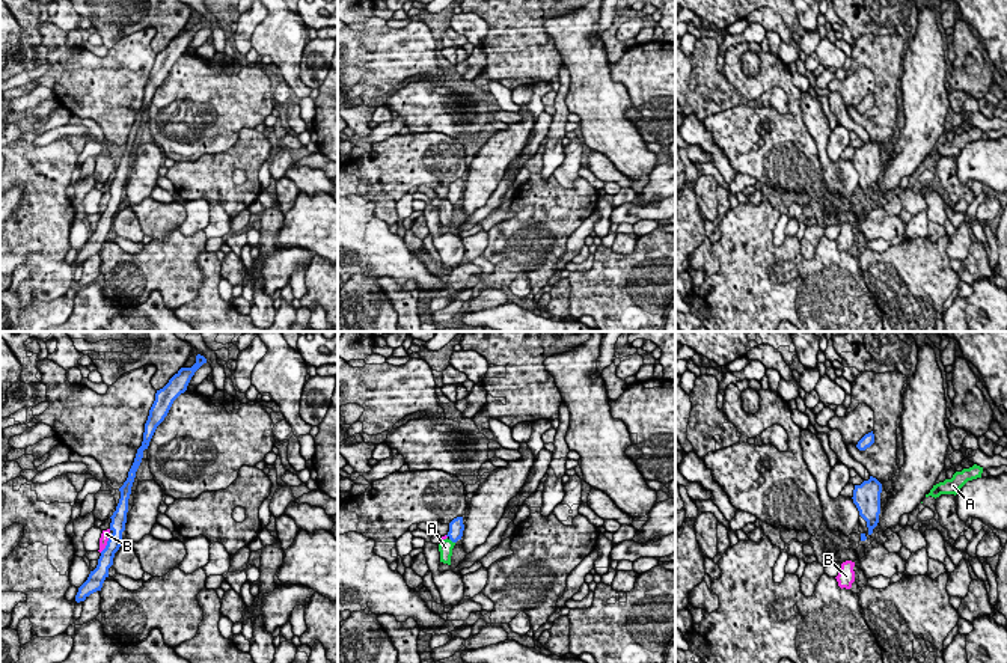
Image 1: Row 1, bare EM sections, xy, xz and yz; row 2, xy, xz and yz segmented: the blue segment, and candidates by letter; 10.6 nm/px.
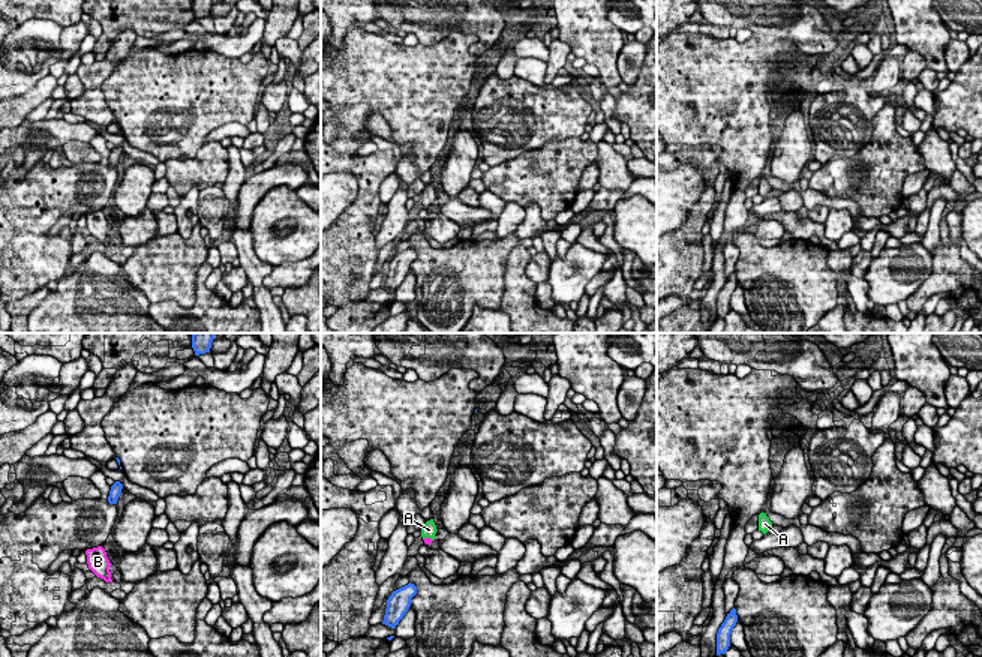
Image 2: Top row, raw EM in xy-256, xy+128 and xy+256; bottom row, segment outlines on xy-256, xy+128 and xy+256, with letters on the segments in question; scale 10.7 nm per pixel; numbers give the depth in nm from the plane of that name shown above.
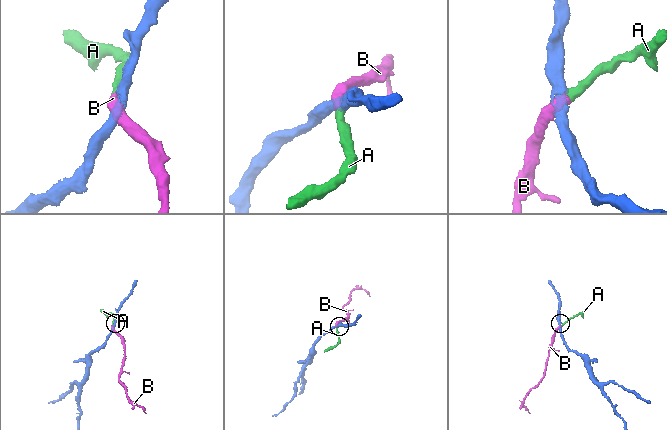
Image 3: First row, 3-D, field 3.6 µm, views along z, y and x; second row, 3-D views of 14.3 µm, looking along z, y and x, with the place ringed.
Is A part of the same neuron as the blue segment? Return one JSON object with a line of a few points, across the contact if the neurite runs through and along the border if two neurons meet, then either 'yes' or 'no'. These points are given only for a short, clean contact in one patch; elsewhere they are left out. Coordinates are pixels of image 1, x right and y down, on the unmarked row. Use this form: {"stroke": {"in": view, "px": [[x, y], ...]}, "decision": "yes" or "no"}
{"stroke": {"in": "xz", "px": [[449, 201], [454, 205]]}, "decision": "no"}

